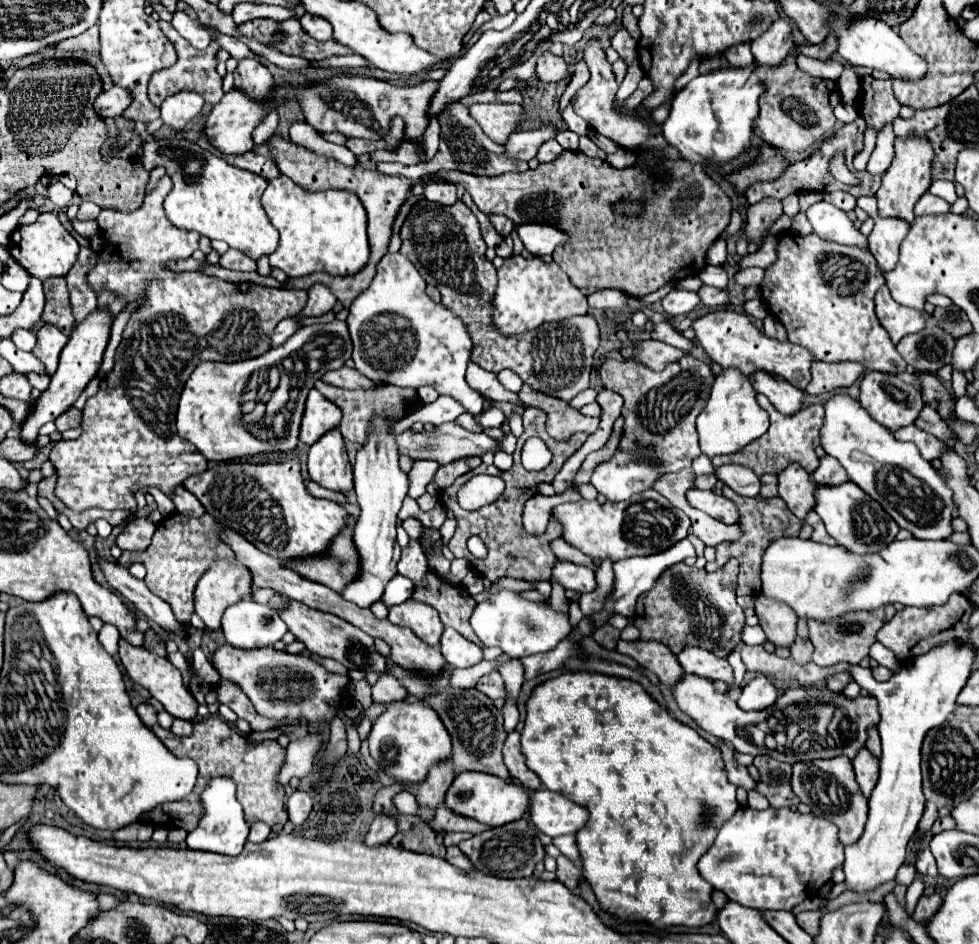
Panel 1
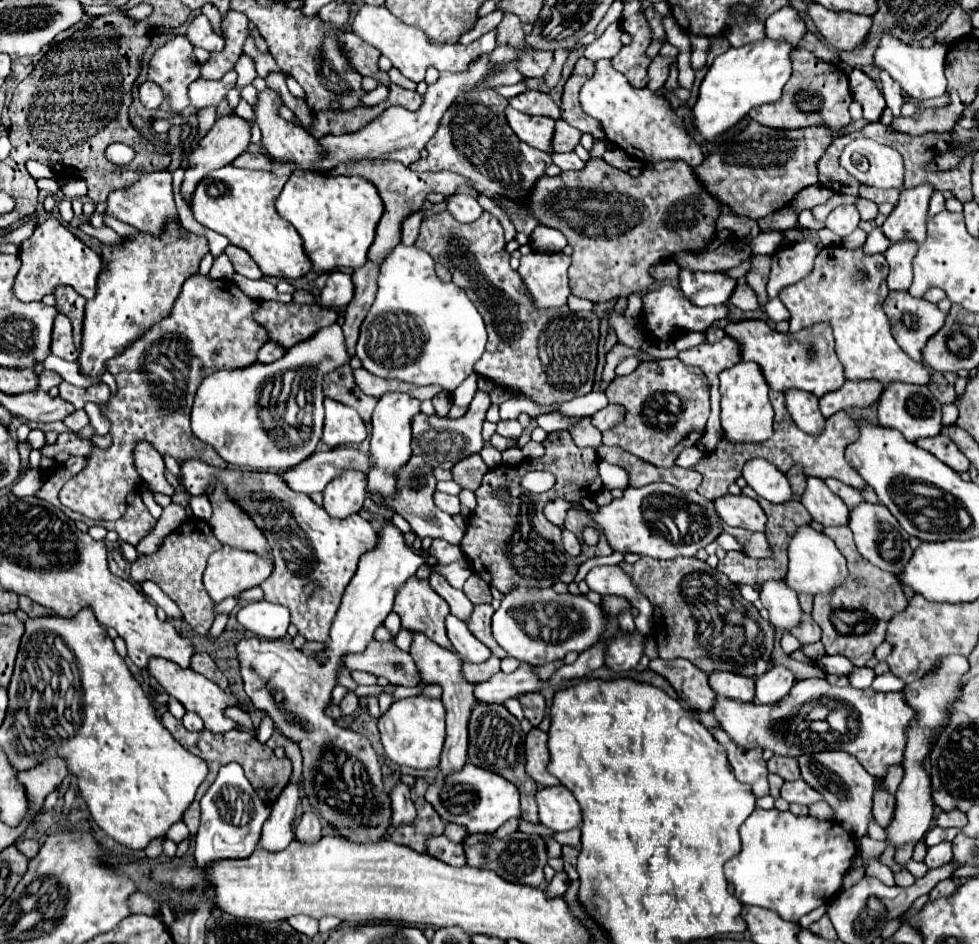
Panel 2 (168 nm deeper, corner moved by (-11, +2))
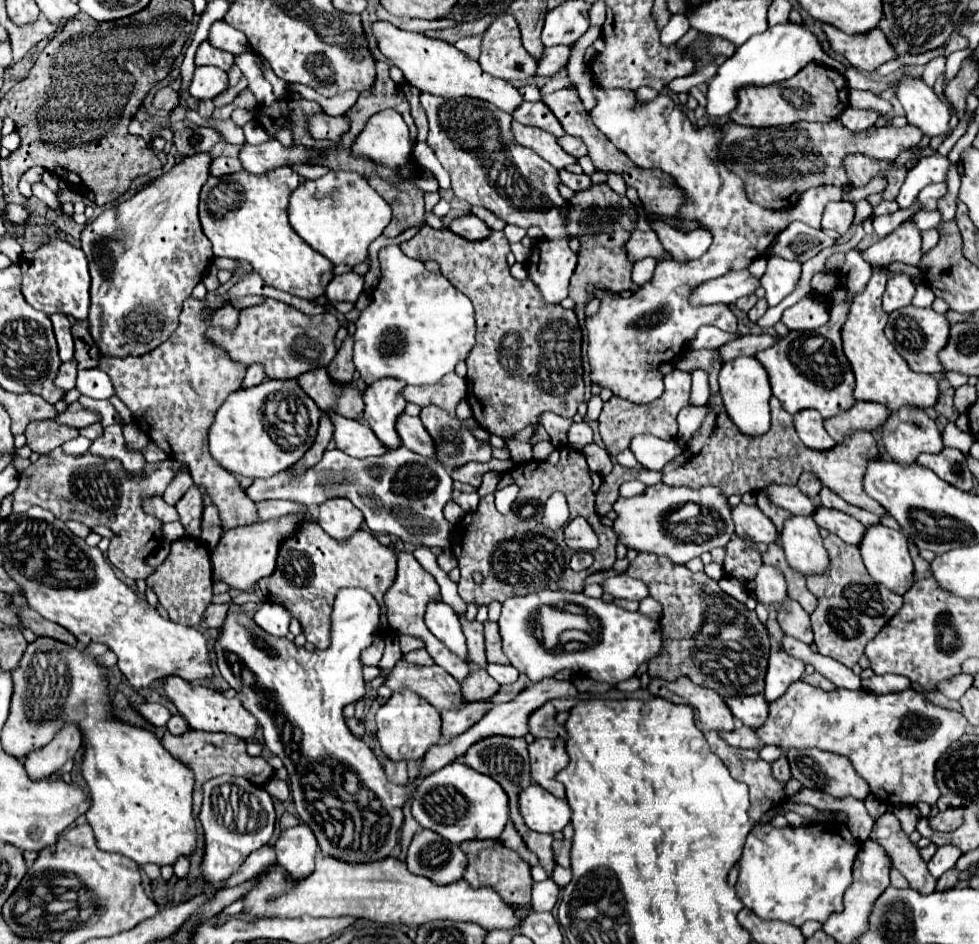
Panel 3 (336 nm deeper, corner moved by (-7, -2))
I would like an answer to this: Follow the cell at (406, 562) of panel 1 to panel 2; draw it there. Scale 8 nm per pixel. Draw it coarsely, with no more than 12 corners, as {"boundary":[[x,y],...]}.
{"boundary":[[425,564],[429,586],[449,604],[451,614],[461,620],[473,610],[463,590],[455,590],[445,576]]}

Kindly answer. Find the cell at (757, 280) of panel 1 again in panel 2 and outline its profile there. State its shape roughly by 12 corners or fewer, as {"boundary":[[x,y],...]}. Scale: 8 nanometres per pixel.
{"boundary":[[815,236],[773,256],[769,298],[811,272],[823,244]]}

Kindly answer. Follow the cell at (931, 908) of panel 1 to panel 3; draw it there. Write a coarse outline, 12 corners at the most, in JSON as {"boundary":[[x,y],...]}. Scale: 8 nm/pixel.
{"boundary":[[947,870],[937,880],[936,891],[943,892],[959,882],[959,870]]}

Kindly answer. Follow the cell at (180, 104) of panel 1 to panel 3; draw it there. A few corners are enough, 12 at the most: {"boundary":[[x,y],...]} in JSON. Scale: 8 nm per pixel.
{"boundary":[[215,66],[195,68],[189,92],[213,100],[227,88]]}

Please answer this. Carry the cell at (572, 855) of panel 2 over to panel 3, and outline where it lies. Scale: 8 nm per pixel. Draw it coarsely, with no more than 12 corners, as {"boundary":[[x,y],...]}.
{"boundary":[[555,840],[555,862],[569,868],[569,840]]}

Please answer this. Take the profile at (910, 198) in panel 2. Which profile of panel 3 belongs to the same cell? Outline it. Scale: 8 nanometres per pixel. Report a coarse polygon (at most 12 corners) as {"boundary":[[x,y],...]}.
{"boundary":[[907,220],[863,254],[873,268],[919,264],[921,234]]}

